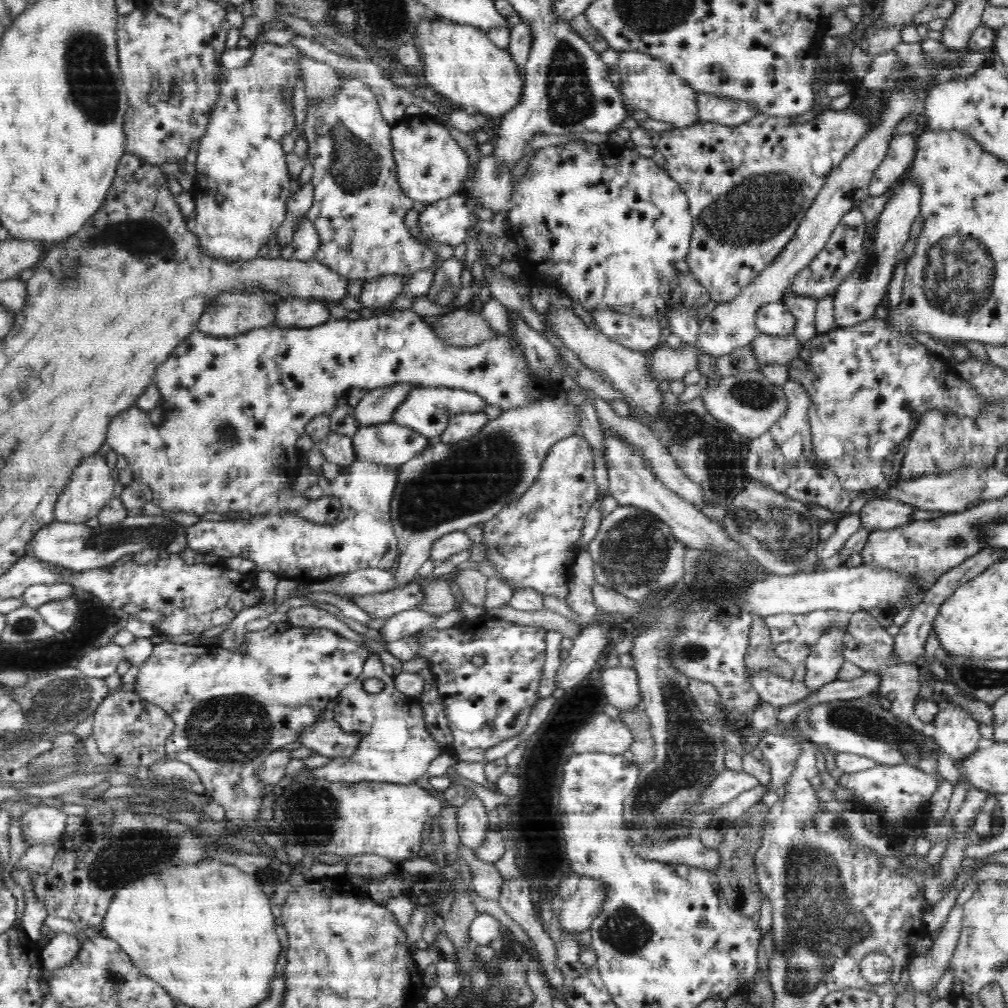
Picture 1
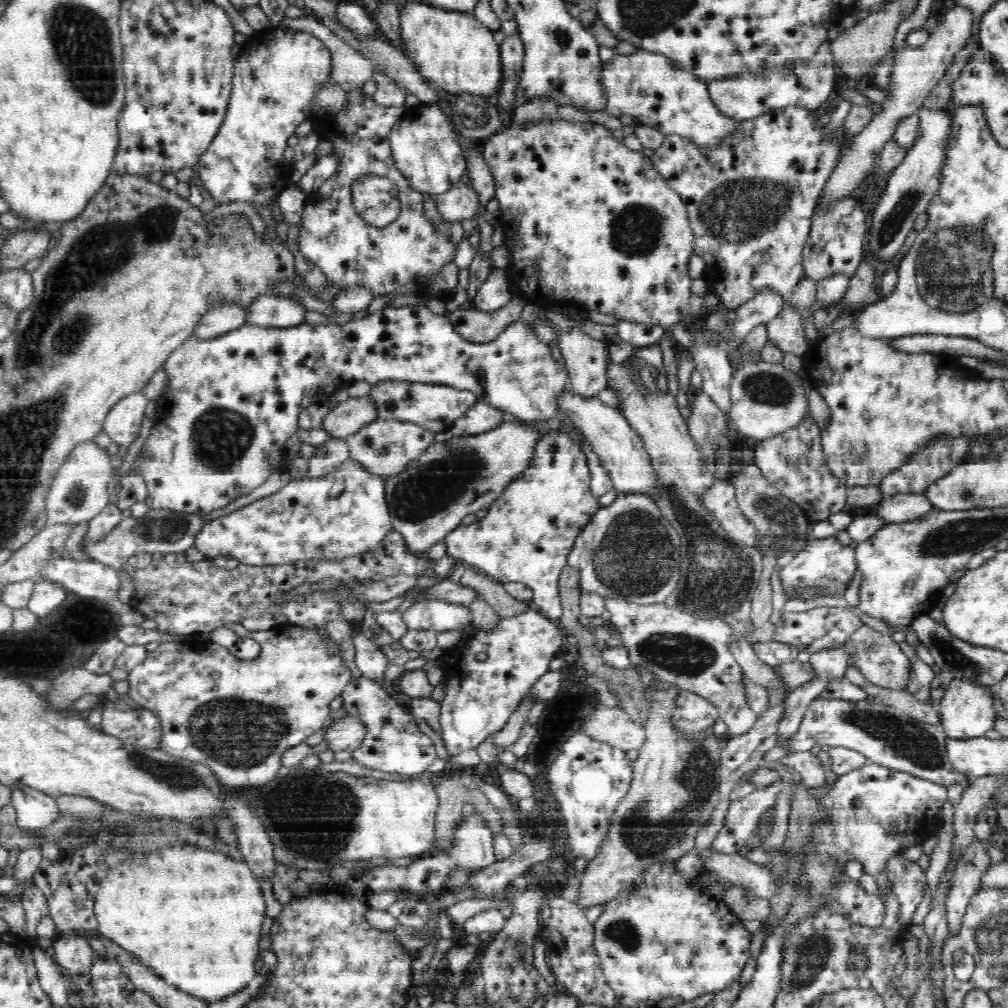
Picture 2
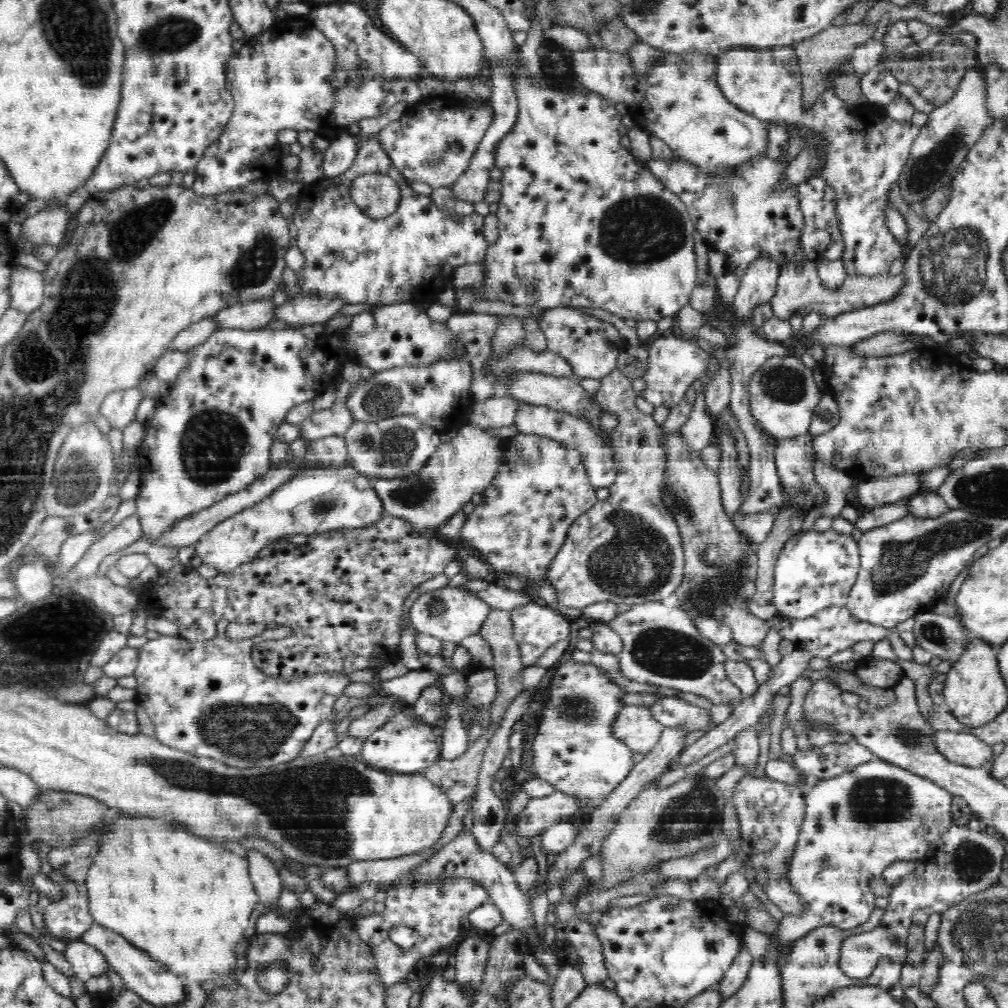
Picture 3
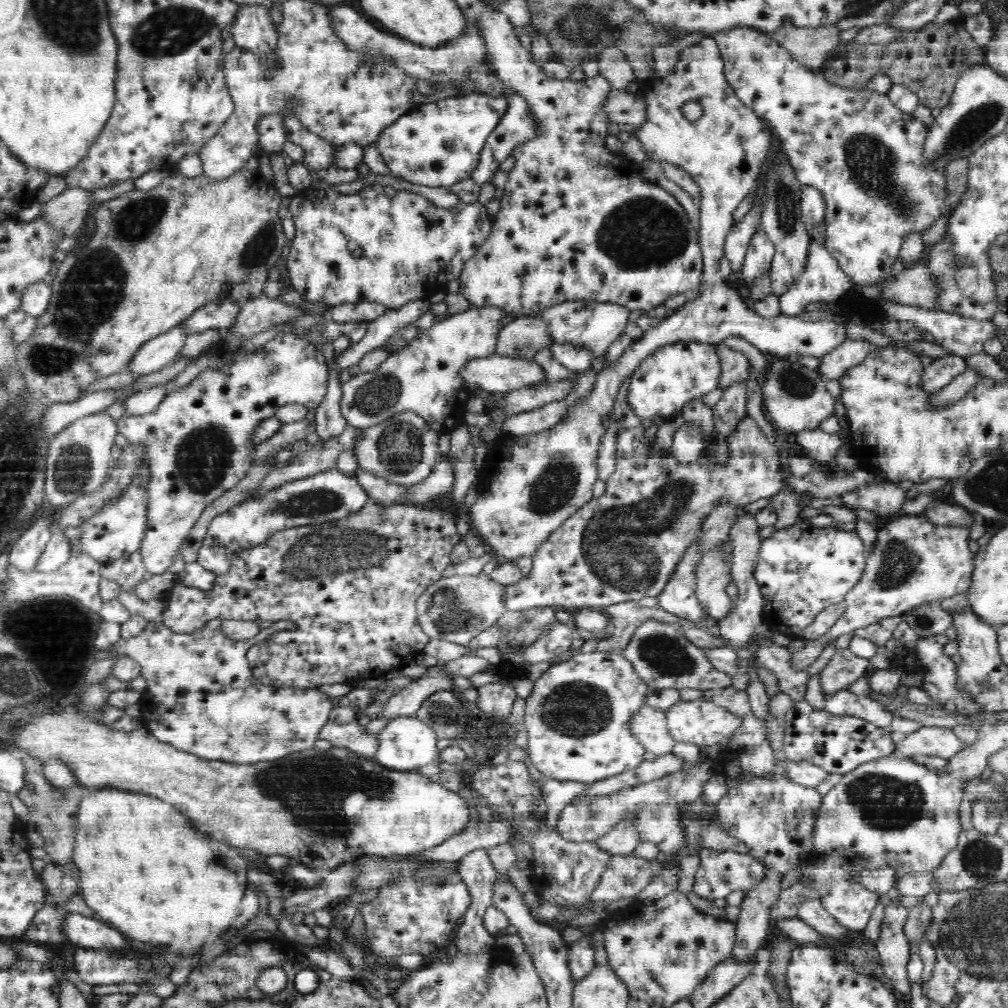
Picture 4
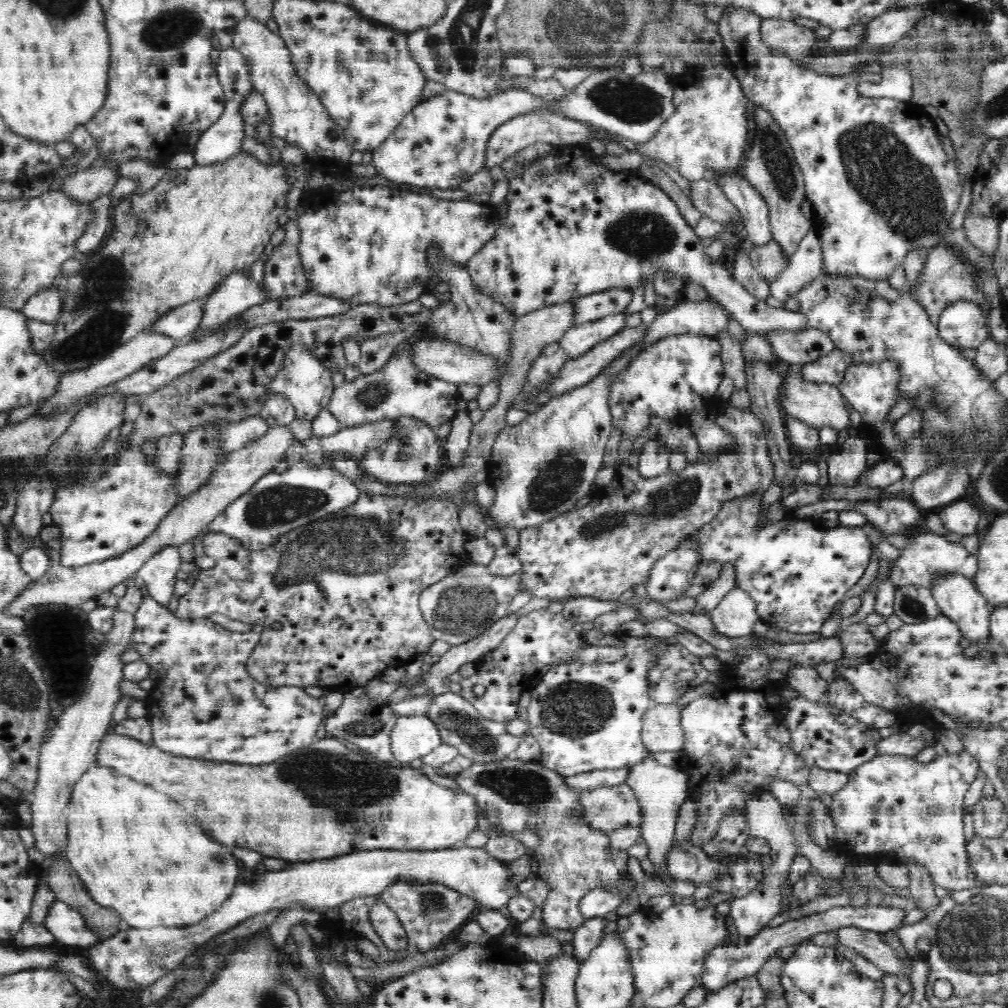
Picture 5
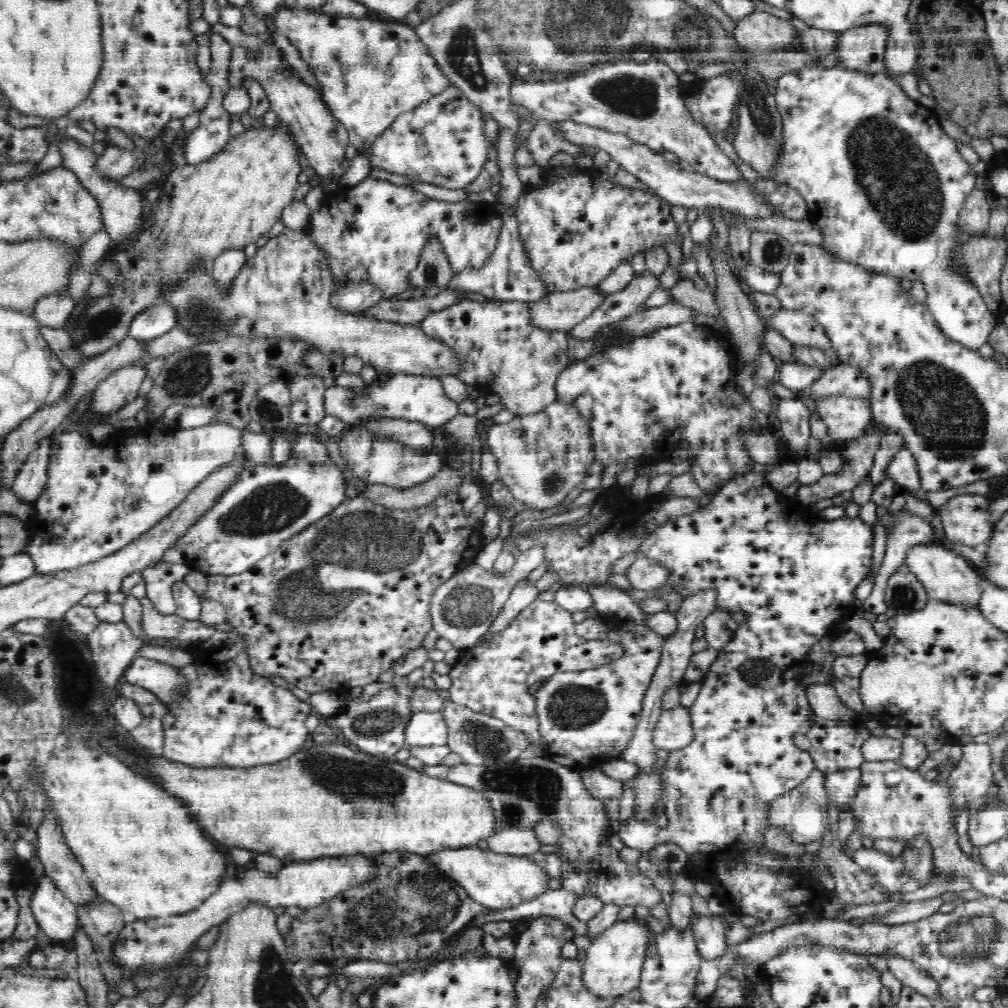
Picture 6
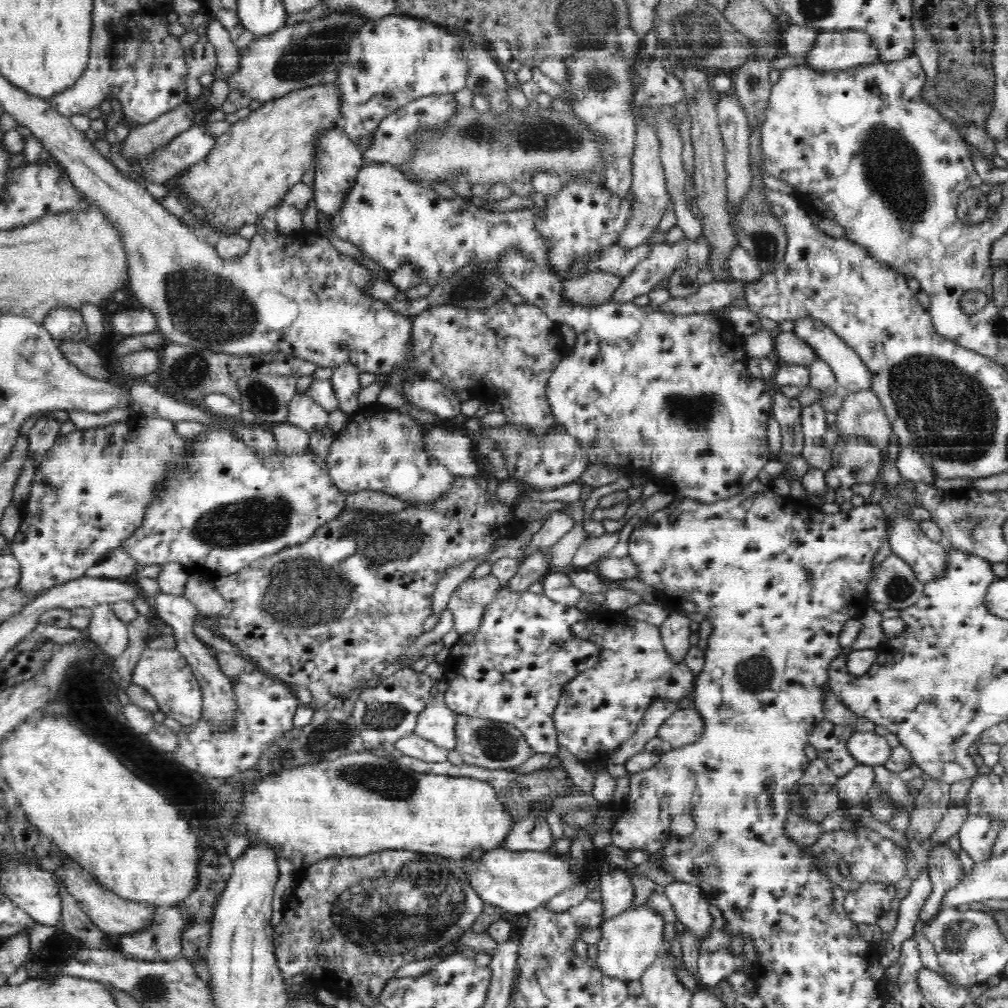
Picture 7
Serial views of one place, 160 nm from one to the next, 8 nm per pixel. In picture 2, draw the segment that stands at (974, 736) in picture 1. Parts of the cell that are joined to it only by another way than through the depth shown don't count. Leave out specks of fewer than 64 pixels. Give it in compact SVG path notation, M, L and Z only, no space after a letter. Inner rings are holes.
M953 678L944 691L938 716L940 728L950 740L970 740L984 737L988 730L996 724L996 708L994 708L993 688L978 683L970 683L966 679Z

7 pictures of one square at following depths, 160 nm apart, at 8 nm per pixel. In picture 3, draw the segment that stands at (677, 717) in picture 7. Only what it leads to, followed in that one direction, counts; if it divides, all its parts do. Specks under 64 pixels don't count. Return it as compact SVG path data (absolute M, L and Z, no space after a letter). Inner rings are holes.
M625 705L611 722L610 732L631 751L647 754L660 740L663 728L655 722L651 709Z

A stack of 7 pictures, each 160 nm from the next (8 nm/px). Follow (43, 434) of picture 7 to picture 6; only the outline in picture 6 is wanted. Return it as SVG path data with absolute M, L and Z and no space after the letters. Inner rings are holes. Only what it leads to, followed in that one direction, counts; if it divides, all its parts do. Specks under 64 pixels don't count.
M51 437L43 438L24 462L24 465L12 484L11 490L20 502L34 504L35 500L43 493L47 479L51 450Z

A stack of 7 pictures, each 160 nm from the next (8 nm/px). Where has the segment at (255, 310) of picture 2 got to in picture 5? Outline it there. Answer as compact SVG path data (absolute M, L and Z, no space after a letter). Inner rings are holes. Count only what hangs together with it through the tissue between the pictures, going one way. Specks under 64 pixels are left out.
M206 299L182 304L179 309L169 312L148 331L164 334L177 341L186 339L190 333L196 332L196 328L201 324L205 304Z

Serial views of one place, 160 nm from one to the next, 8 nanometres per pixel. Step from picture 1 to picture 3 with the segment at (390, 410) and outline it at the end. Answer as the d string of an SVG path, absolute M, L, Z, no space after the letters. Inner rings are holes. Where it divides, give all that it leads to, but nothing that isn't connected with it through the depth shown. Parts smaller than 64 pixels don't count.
M336 400L330 408L313 413L299 425L301 437L309 441L344 435L355 421L352 409L344 400Z

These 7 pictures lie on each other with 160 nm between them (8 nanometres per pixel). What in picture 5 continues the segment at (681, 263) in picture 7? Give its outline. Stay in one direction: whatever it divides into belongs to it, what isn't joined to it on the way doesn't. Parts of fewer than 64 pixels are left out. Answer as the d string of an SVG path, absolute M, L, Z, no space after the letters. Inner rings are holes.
M624 311L622 314L608 314L600 320L586 322L582 326L573 326L560 338L558 344L568 359L574 360L574 358L590 352L592 348L604 344L607 338L625 328L626 319L627 315Z

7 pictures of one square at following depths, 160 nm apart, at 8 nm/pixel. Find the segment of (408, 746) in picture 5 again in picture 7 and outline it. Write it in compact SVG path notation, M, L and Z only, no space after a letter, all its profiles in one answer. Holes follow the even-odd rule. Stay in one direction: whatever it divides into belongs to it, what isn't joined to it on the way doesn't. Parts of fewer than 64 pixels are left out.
M431 700L418 715L414 734L423 739L455 752L455 717L454 711L447 707L445 701Z

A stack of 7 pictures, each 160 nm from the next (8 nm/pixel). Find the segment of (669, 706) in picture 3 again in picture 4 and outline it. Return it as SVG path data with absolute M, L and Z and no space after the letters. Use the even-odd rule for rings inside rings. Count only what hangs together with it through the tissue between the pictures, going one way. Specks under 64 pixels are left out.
M703 697L690 701L678 701L666 710L666 724L670 736L676 742L688 743L698 748L724 746L726 740L732 740L733 732L742 726L742 717L735 715L724 707L706 701Z

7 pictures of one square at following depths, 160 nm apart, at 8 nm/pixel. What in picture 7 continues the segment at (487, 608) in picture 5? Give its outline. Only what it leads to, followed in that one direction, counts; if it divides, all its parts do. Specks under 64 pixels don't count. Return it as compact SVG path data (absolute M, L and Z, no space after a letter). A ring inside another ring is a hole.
M552 511L545 519L540 530L532 536L530 544L528 544L528 548L526 549L525 556L528 556L532 551L550 548L557 540L560 540L574 527L574 520L566 511ZM489 574L480 579L468 578L453 590L447 607L454 615L454 629L460 636L480 624L482 608L494 600L502 585L501 580Z

